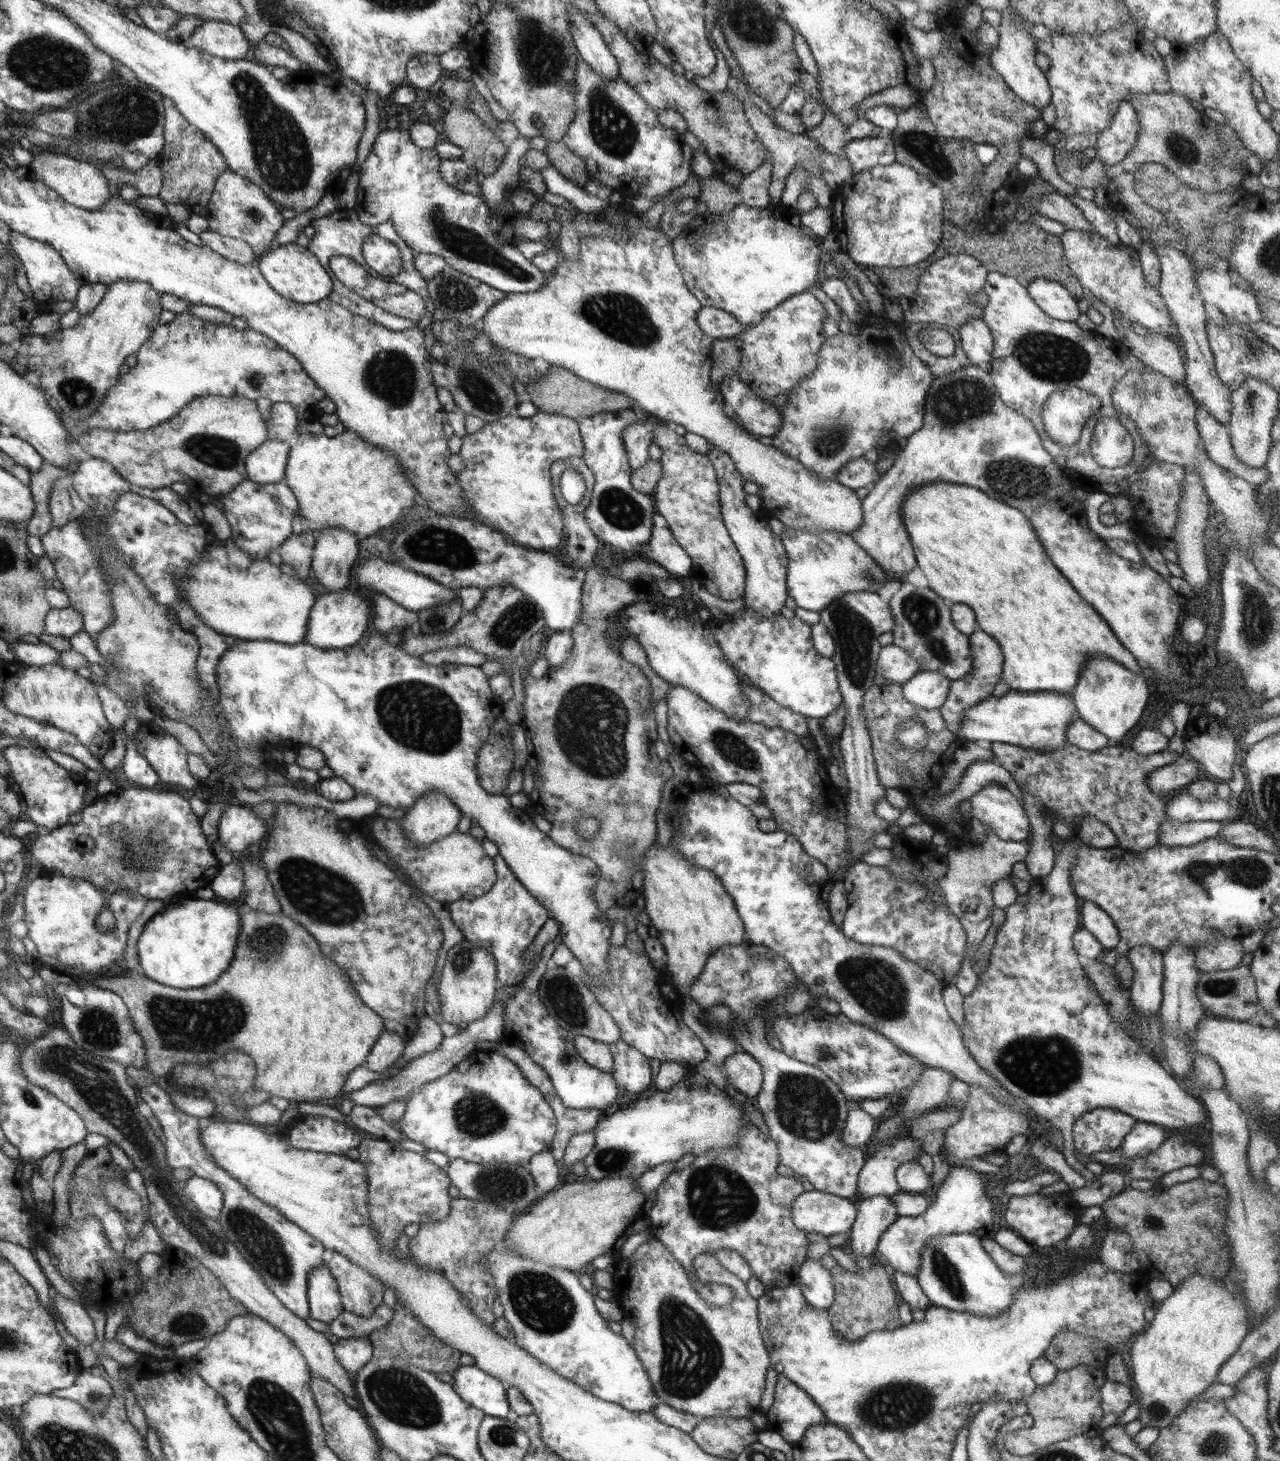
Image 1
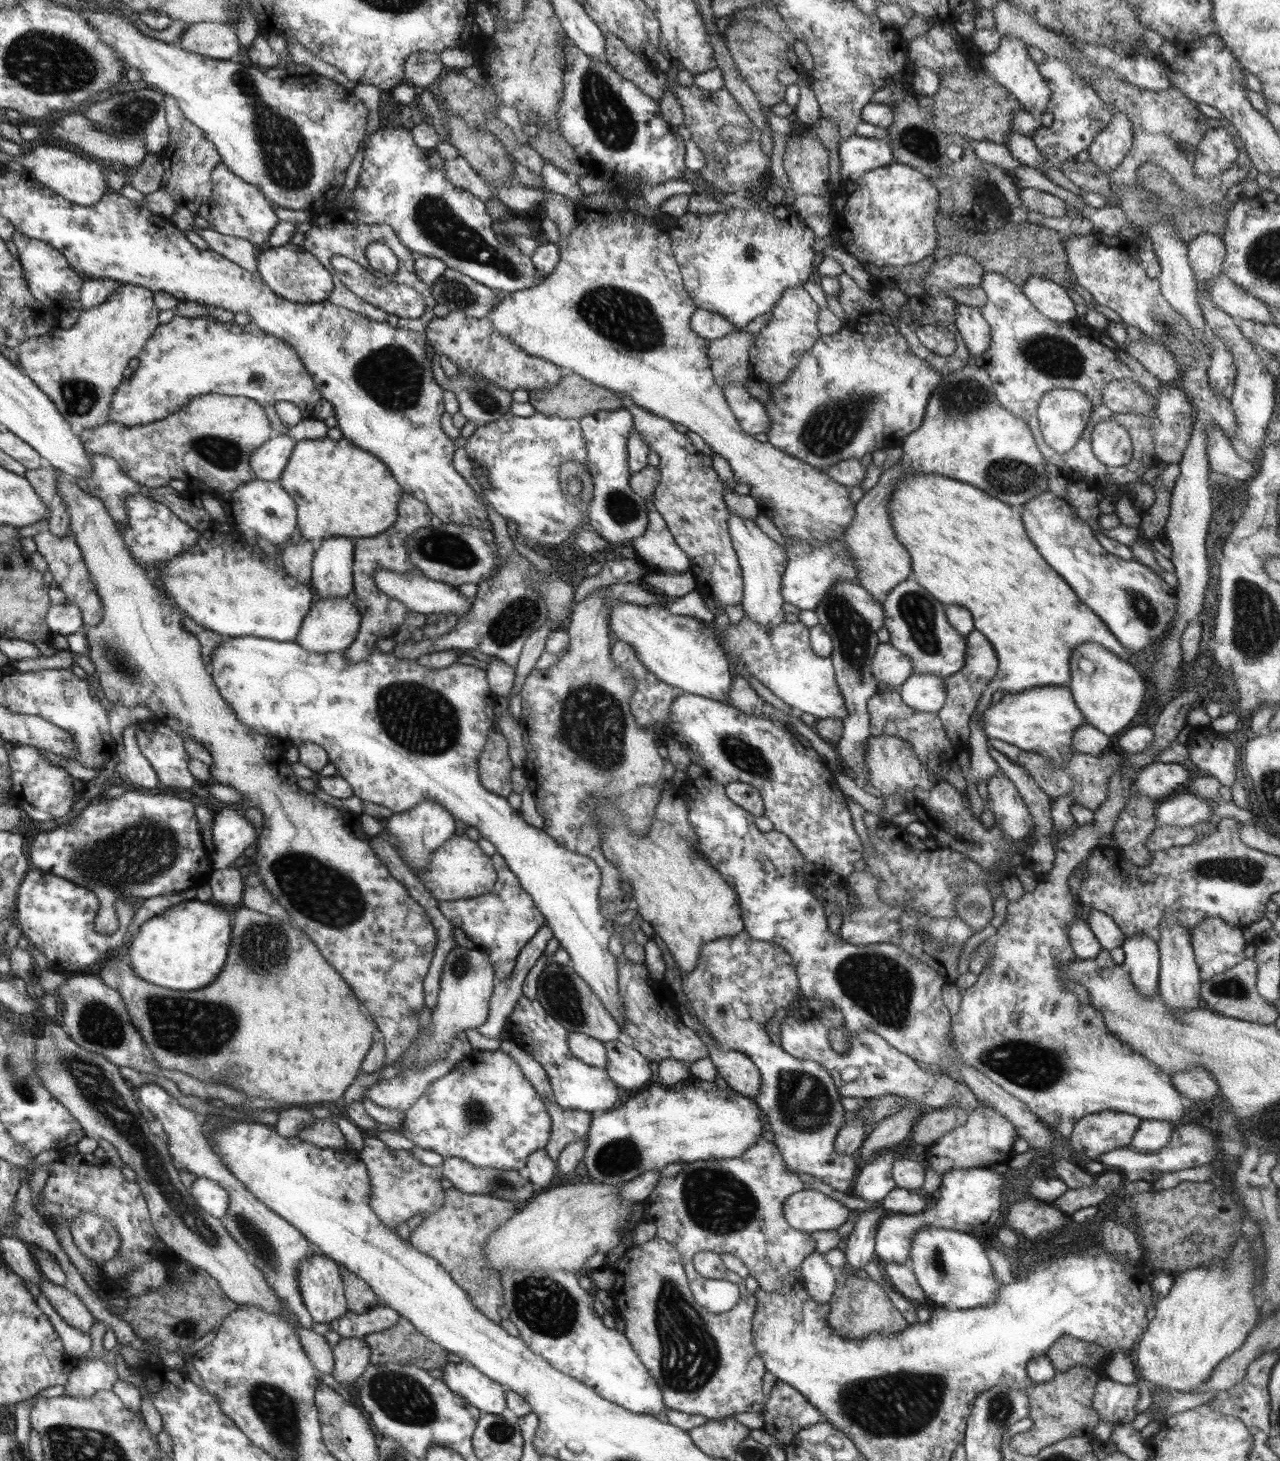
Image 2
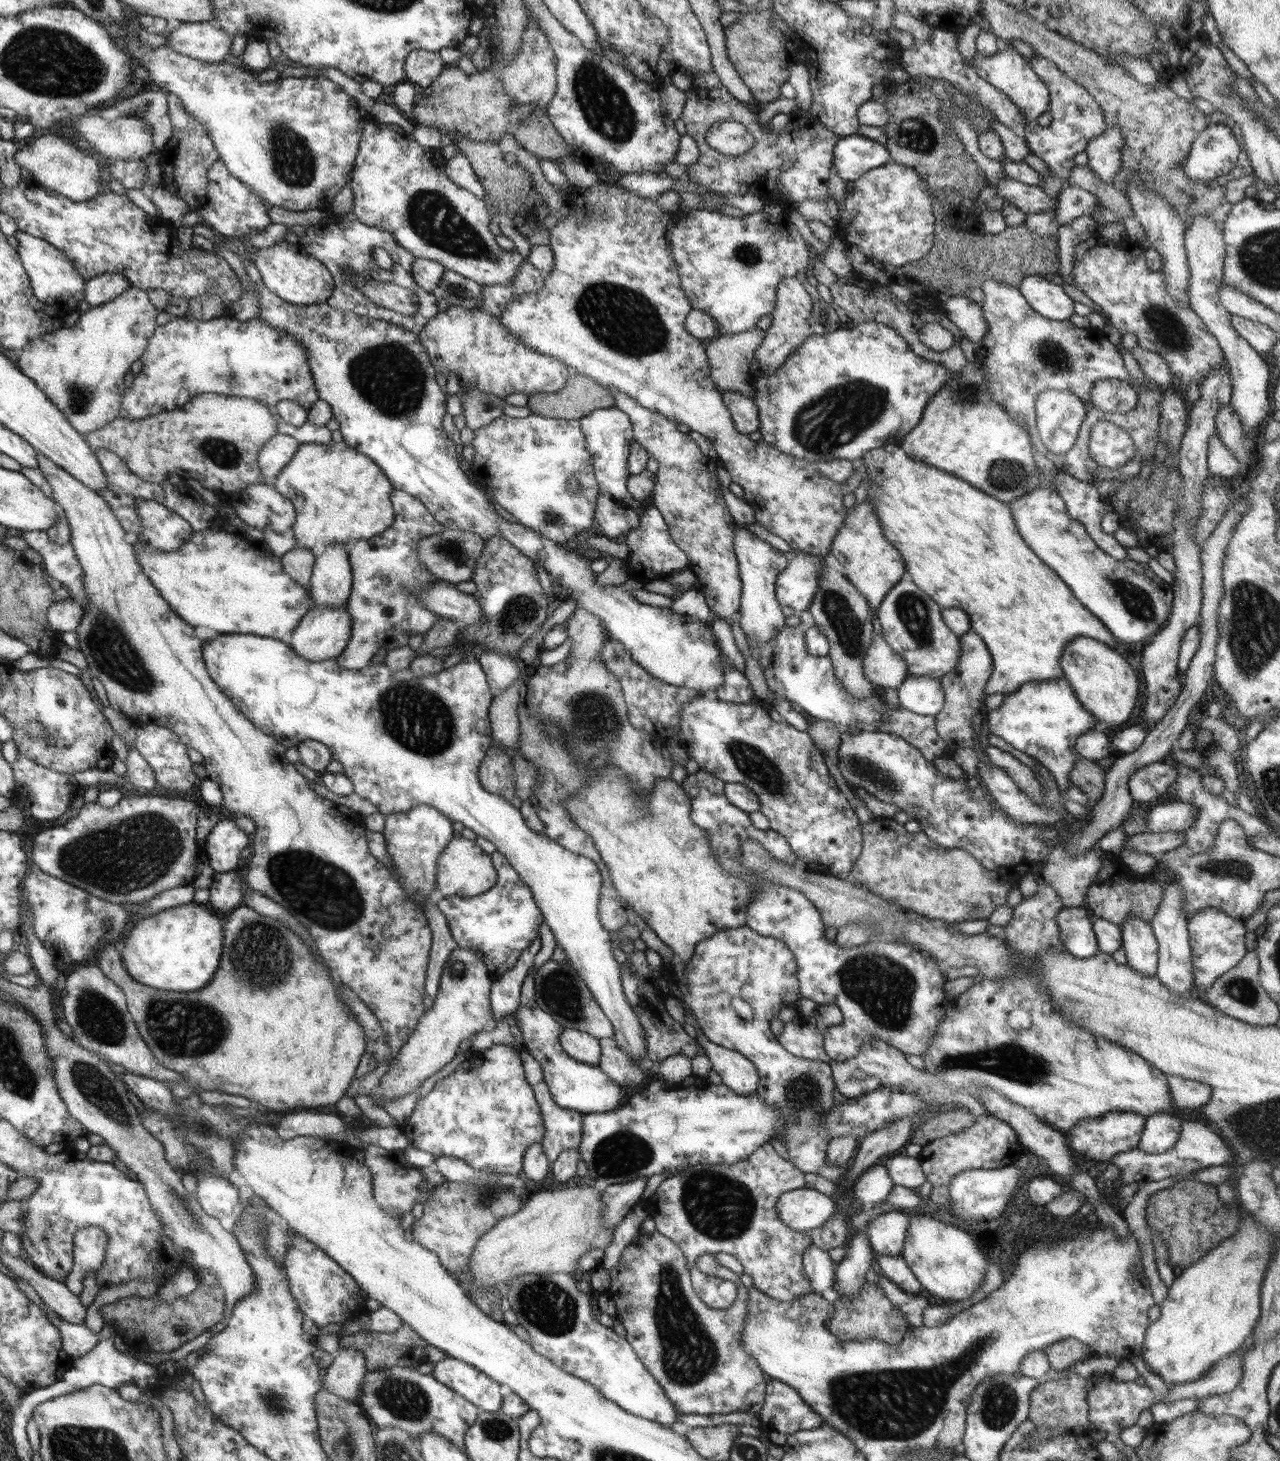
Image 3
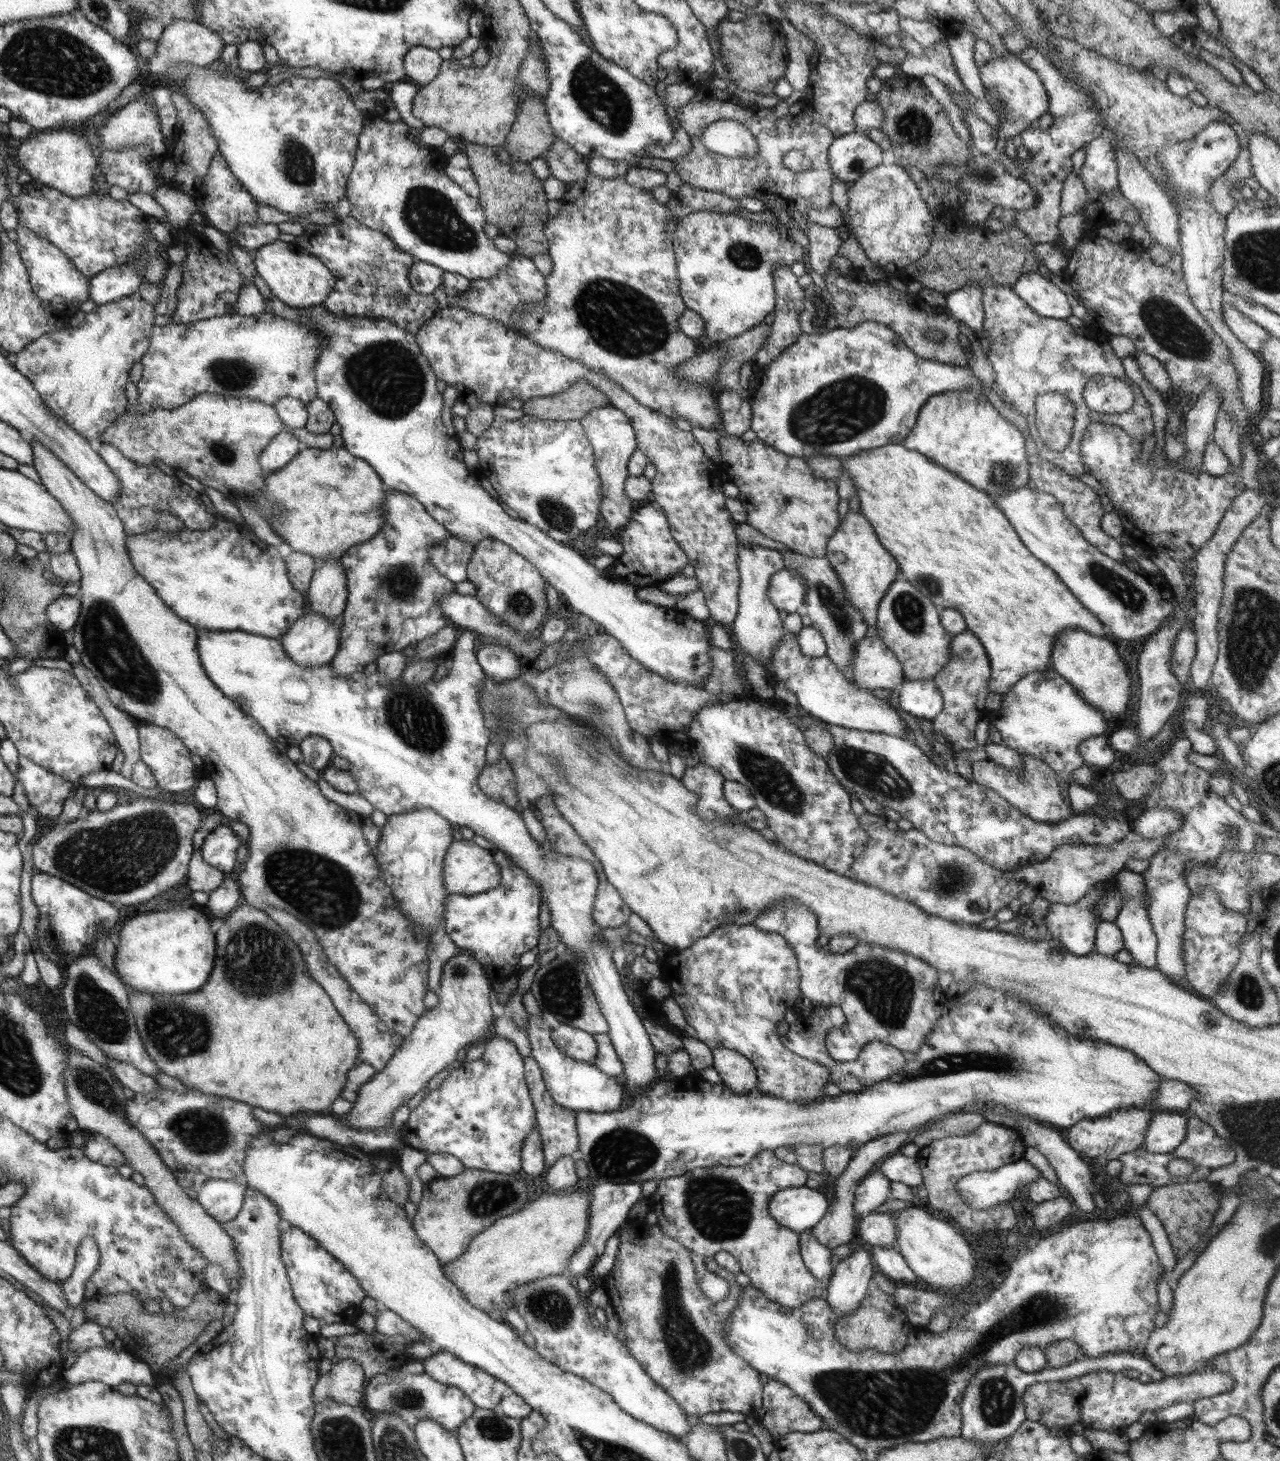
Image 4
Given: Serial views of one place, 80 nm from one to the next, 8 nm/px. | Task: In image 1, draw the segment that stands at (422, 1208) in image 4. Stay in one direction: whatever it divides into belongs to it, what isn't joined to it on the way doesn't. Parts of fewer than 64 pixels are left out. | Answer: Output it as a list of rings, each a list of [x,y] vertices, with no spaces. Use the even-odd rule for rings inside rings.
[[[460,1196],[452,1199],[452,1206],[446,1218],[420,1224],[416,1236],[409,1240],[409,1251],[417,1265],[425,1269],[441,1272],[451,1282],[451,1285],[459,1290],[469,1307],[485,1323],[490,1323],[491,1325],[496,1322],[496,1316],[492,1312],[492,1304],[496,1300],[497,1280],[486,1269],[478,1267],[476,1264],[477,1260],[479,1260],[478,1256],[489,1254],[495,1246],[504,1240],[505,1234],[511,1229],[515,1215],[515,1213],[508,1212],[504,1207],[497,1205],[494,1201],[470,1200]]]

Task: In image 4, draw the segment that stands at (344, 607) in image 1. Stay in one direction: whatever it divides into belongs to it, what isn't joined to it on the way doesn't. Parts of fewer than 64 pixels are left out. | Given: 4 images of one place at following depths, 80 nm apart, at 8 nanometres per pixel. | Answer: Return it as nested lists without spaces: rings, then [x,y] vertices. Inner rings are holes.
[[[309,610],[282,635],[281,643],[298,666],[329,664],[340,650],[341,624],[341,616],[331,620]]]

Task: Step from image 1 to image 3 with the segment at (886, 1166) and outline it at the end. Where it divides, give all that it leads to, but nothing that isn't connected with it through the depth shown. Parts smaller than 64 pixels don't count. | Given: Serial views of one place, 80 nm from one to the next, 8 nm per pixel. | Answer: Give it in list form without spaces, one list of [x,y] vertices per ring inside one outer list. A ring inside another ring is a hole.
[[[884,1164],[871,1166],[853,1183],[855,1204],[867,1208],[885,1202],[894,1185]]]

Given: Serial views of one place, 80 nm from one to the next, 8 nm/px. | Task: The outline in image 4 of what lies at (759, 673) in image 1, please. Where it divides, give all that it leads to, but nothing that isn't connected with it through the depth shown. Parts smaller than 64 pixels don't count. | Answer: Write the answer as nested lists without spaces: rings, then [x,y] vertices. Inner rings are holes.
[[[785,631],[778,648],[767,660],[766,670],[774,676],[776,684],[780,681],[786,683],[785,687],[796,696],[798,706],[806,714],[850,730],[907,738],[907,726],[888,700],[877,698],[867,690],[858,689],[828,657],[804,656],[796,634]]]

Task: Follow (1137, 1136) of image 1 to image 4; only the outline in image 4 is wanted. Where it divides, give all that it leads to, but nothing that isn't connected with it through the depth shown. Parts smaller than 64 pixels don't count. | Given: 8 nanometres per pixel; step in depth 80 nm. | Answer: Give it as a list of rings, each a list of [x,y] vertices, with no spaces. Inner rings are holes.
[[[1176,1111],[1153,1112],[1143,1147],[1148,1152],[1174,1152],[1186,1136],[1188,1119]]]

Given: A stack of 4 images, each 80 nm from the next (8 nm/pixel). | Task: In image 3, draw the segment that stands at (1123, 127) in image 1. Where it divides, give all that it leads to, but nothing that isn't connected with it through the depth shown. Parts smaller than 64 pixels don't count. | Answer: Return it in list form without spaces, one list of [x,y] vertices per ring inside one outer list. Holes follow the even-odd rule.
[[[1112,123],[1108,124],[1100,136],[1090,140],[1085,148],[1088,155],[1087,165],[1100,180],[1108,184],[1112,184],[1121,169],[1121,148],[1124,141],[1119,128]]]

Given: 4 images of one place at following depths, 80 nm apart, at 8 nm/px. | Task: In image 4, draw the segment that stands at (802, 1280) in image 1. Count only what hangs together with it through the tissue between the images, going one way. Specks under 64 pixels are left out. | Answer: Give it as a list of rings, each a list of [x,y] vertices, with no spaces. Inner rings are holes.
[[[811,1230],[799,1233],[799,1251],[806,1268],[820,1282],[825,1284],[822,1298],[825,1298],[826,1284],[833,1273],[832,1251],[818,1242],[818,1239],[811,1233]]]

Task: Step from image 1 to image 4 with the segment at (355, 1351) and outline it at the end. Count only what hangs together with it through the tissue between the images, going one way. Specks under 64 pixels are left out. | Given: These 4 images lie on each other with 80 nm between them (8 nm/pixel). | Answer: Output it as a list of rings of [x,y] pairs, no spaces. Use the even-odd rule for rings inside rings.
[[[343,1358],[334,1360],[330,1372],[321,1375],[321,1380],[314,1388],[314,1402],[330,1399],[354,1407],[362,1406],[365,1401],[365,1370],[356,1360]]]

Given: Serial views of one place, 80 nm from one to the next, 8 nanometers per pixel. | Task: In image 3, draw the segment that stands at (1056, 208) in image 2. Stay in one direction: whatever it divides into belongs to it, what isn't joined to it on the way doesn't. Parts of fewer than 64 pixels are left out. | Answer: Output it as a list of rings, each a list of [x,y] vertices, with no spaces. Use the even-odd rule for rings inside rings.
[[[1008,175],[1003,176],[995,186],[998,196],[1004,202],[1017,206],[1026,214],[1057,210],[1057,199],[1050,198],[1040,186],[1020,182]]]

